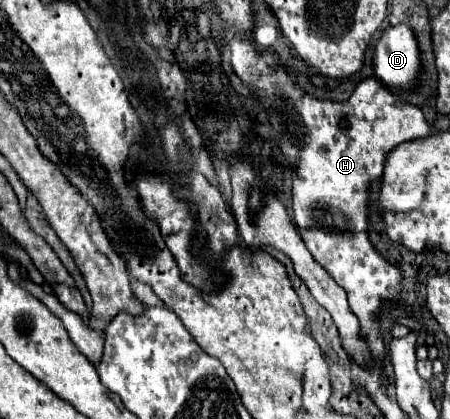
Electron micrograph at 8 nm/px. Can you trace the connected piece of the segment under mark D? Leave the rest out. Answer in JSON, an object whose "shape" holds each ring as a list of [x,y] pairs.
{"shape":[[[409,25],[389,27],[373,49],[373,71],[389,87],[409,89],[419,77],[419,47]]]}

